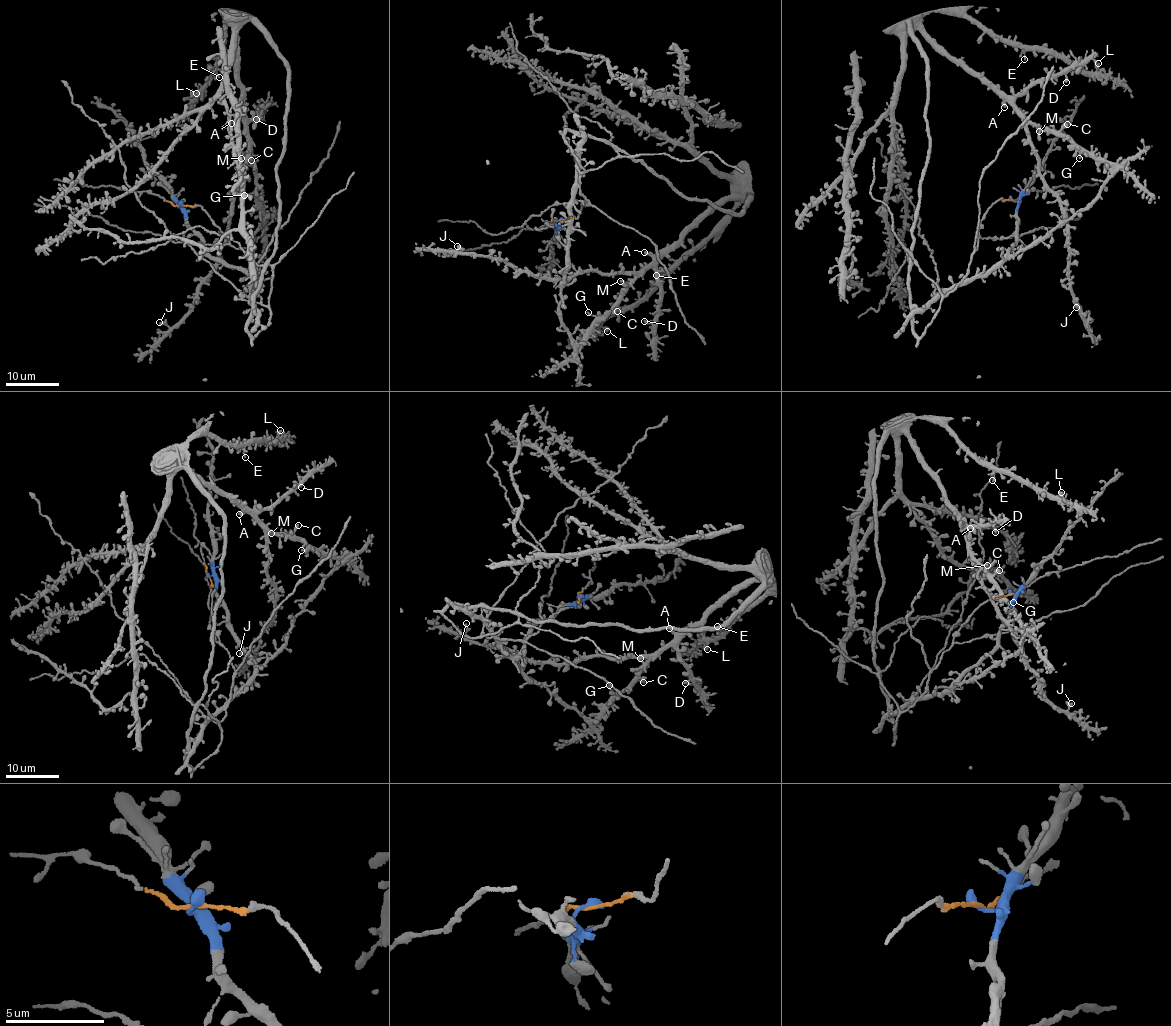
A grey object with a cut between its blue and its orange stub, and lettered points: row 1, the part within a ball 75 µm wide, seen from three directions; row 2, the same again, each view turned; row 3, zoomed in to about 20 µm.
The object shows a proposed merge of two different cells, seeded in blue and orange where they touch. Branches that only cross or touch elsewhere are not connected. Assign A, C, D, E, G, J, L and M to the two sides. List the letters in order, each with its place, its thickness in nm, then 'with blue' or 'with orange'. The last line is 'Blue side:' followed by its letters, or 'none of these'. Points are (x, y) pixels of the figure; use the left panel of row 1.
A: at (231, 123); 380 nm thick; with orange
C: at (251, 160); 400 nm thick; with orange
D: at (256, 119); 340 nm thick; with orange
E: at (219, 77); 140 nm thick; with orange
G: at (244, 195); 170 nm thick; with orange
J: at (159, 322); 440 nm thick; with orange
L: at (196, 93); 440 nm thick; with orange
M: at (241, 158); 240 nm thick; with orange
Blue side: none of these

